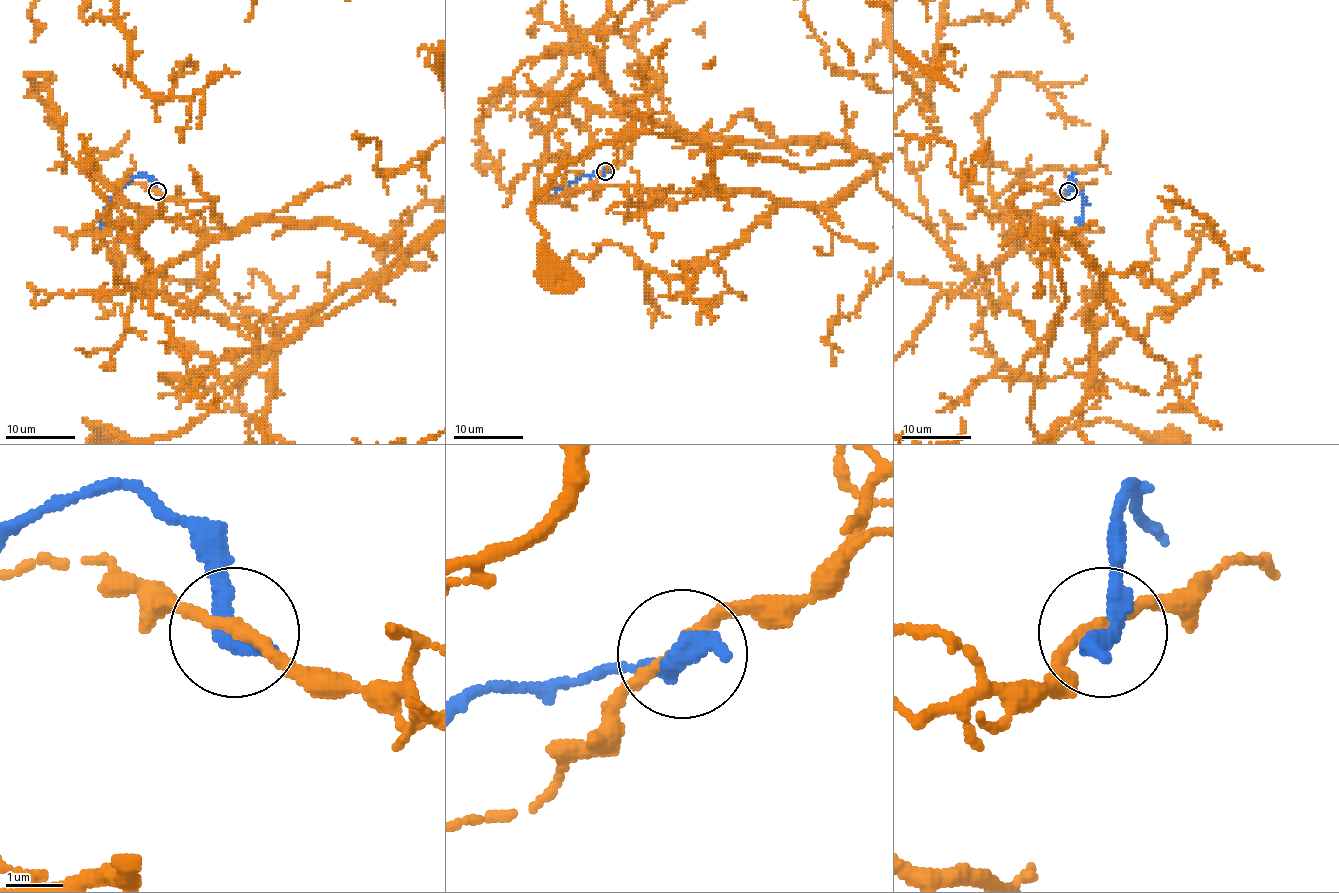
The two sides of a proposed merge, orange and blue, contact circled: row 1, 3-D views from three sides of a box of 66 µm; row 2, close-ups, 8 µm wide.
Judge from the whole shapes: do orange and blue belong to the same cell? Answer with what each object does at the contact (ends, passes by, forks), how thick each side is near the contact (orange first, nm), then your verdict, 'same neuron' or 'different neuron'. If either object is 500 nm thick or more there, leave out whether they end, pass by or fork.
200 nm thick on the orange side, 500 nm on the other; different neuron

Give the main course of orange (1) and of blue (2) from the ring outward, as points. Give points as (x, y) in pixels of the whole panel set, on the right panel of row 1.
1: (1068, 191), (1016, 227), (1021, 238), (1040, 222), (1064, 303), (1030, 423), (1043, 440), (1121, 423)
2: (1068, 191), (1071, 174), (1083, 196), (1083, 222), (1078, 227)

